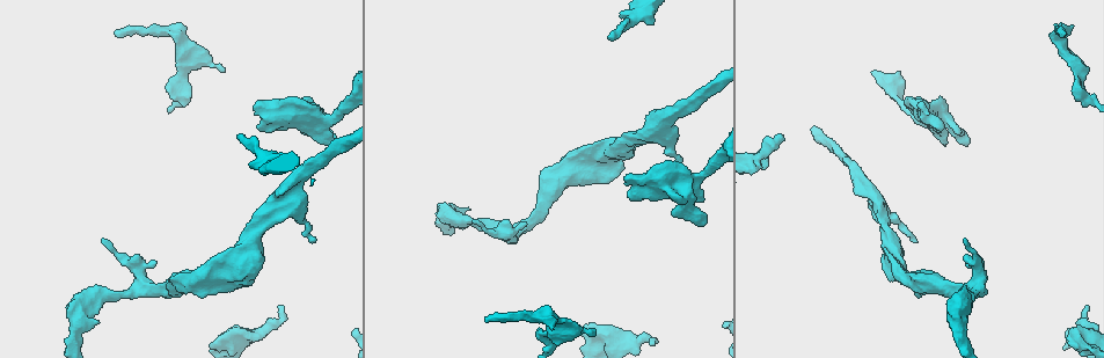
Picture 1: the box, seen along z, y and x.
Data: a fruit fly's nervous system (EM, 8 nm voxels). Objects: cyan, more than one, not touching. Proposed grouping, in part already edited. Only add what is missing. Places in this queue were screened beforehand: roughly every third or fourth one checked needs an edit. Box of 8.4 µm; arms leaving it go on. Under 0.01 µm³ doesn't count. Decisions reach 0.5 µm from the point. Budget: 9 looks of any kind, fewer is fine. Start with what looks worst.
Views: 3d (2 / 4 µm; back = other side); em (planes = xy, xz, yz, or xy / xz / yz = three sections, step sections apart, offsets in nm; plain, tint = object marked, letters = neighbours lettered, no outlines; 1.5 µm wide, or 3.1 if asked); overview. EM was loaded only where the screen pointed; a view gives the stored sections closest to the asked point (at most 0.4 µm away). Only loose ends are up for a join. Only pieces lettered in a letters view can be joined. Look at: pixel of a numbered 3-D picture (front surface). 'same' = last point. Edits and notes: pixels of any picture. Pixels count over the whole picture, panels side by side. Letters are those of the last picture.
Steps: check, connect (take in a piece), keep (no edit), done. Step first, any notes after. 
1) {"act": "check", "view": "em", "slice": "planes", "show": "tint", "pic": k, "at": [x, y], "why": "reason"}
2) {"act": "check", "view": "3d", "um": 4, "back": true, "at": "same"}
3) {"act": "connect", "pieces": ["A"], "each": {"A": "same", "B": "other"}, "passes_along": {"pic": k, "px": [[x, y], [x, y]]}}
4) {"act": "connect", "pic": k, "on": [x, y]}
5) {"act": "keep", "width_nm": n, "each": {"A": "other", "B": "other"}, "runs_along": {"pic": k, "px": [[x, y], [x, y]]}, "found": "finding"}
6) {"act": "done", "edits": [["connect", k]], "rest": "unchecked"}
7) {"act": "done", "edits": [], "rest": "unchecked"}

{"act": "check", "view": "3d", "um": 4, "back": true, "pic": 1, "at": [608, 37], "why": "an open end"}

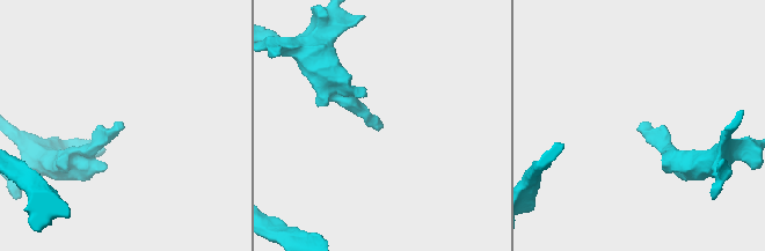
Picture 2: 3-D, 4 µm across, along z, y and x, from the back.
{"act": "check", "view": "em", "slice": "planes", "show": "letters", "pic": 2, "at": [380, 126], "why": "now the EM"}

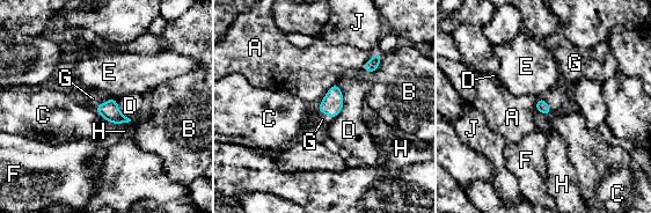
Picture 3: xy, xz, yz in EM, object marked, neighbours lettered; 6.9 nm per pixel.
{"act": "connect", "pieces": ["G"], "each": {"A": "other", "B": "other", "C": "other", "D": "other", "E": "other", "F": "other", "G": "same", "H": "other", "J": "other"}, "passes_along": {"pic": 3, "px": [[331, 104], [326, 114], [322, 119]]}, "found": "it goes on there"}

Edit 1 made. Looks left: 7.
{"act": "check", "view": "overview"}

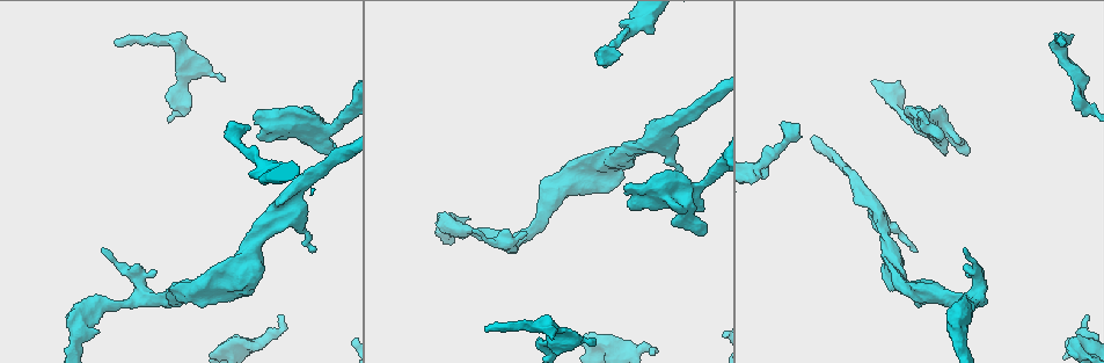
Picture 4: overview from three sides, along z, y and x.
{"act": "check", "view": "em", "slice": "xy", "step": 8, "show": "tint", "pic": 4, "at": [224, 81], "why": "free end"}

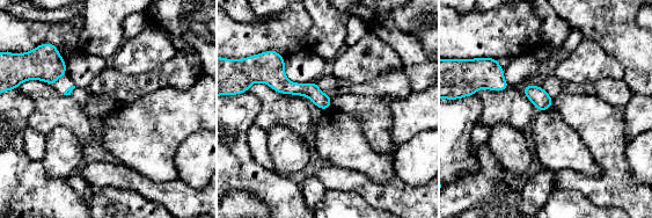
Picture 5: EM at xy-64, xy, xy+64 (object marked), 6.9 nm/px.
{"act": "check", "view": "em", "slice": "planes", "show": "tint", "at": "same", "why": "cut it another way"}

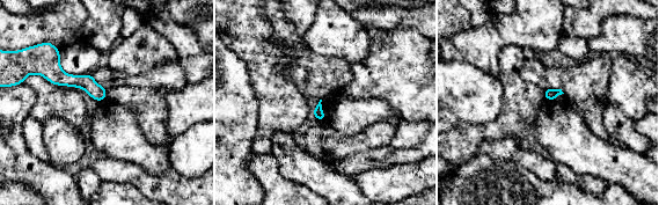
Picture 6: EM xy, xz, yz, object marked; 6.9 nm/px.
{"act": "check", "view": "em", "slice": "planes", "show": "letters", "at": "same", "why": "what lies round it"}

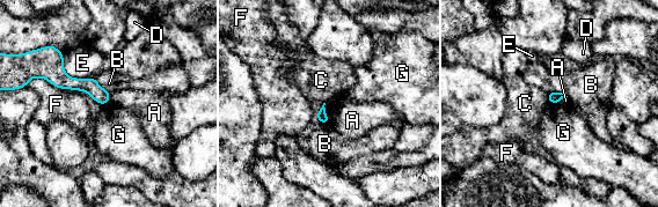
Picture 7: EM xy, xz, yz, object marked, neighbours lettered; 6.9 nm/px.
{"act": "keep", "each": {"A": "other", "B": "other", "C": "other", "D": "other", "E": "other", "F": "other", "G": "other"}, "runs_along": {"pic": 7, "px": [[48, 69], [107, 100]]}, "found": "none of them fits"}

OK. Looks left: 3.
{"act": "check", "view": "3d", "um": 2, "pic": 4, "at": [942, 152], "why": "an open end"}

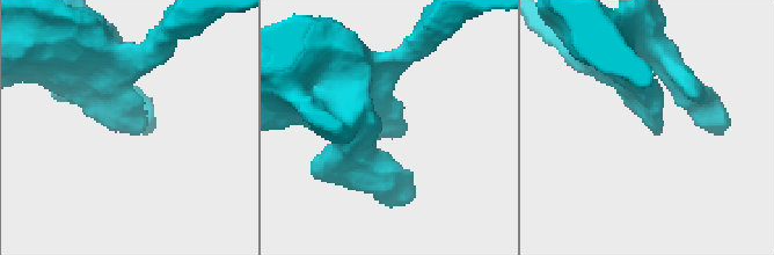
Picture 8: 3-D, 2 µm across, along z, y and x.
{"act": "check", "view": "em", "slice": "planes", "show": "letters", "pic": 8, "at": [657, 129], "why": "shape alone is not enough"}

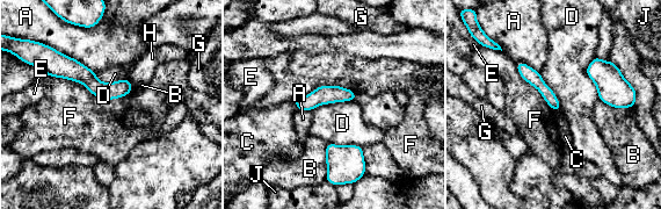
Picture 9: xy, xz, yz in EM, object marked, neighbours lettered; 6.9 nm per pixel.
{"act": "keep", "longest_contact_nm": ["F", 650], "each": {"A": "other", "B": "other", "C": "other", "D": "other", "E": "other", "F": "other", "G": "other", "H": "other", "J": "other"}, "border": {"pic": 9, "px": [[595, 56], [586, 74], [600, 99]]}, "found": "none of them fits"}

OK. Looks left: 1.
{"act": "check", "view": "em", "slice": "planes", "show": "letters", "pic": 4, "at": [316, 249]}

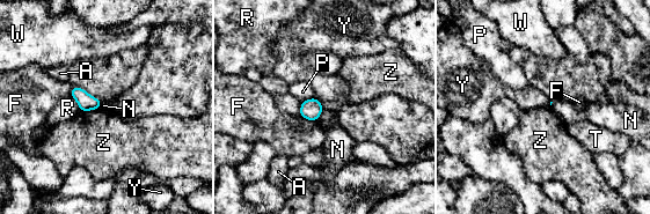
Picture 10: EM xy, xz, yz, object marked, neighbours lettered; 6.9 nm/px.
{"act": "keep", "each": {"A": "other", "F": "other", "N": "other", "P": "other", "R": "other", "T": "other", "W": "other", "Y": "other", "Z": "other"}, "border": {"pic": 10, "px": [[315, 96], [324, 109]]}, "found": "no lettered piece goes on from it"}

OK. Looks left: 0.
{"act": "done", "edits": [["connect", 3]], "rest": "unchecked"}

